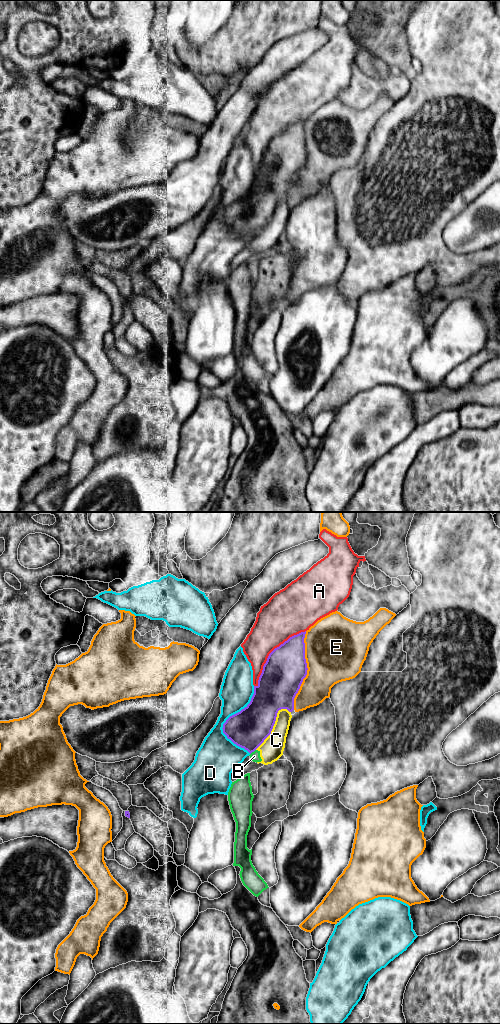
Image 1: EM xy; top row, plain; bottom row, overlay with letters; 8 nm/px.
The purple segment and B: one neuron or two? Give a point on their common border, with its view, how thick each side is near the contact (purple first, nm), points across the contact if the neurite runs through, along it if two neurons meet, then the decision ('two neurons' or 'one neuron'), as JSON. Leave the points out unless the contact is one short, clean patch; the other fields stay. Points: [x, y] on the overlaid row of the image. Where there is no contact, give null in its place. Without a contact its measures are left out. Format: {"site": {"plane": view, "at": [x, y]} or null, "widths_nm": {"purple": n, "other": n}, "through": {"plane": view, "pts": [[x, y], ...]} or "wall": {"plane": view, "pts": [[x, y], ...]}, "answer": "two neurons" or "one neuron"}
{"site": {"plane": "xy", "at": [252, 751]}, "widths_nm": {"purple": 320, "other": 80}, "wall": {"plane": "xy", "pts": [[255, 749], [250, 754]]}, "answer": "two neurons"}

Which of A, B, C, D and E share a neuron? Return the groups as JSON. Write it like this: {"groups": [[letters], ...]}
{"groups": [["A", "B", "C"], ["D"], ["E"]]}

